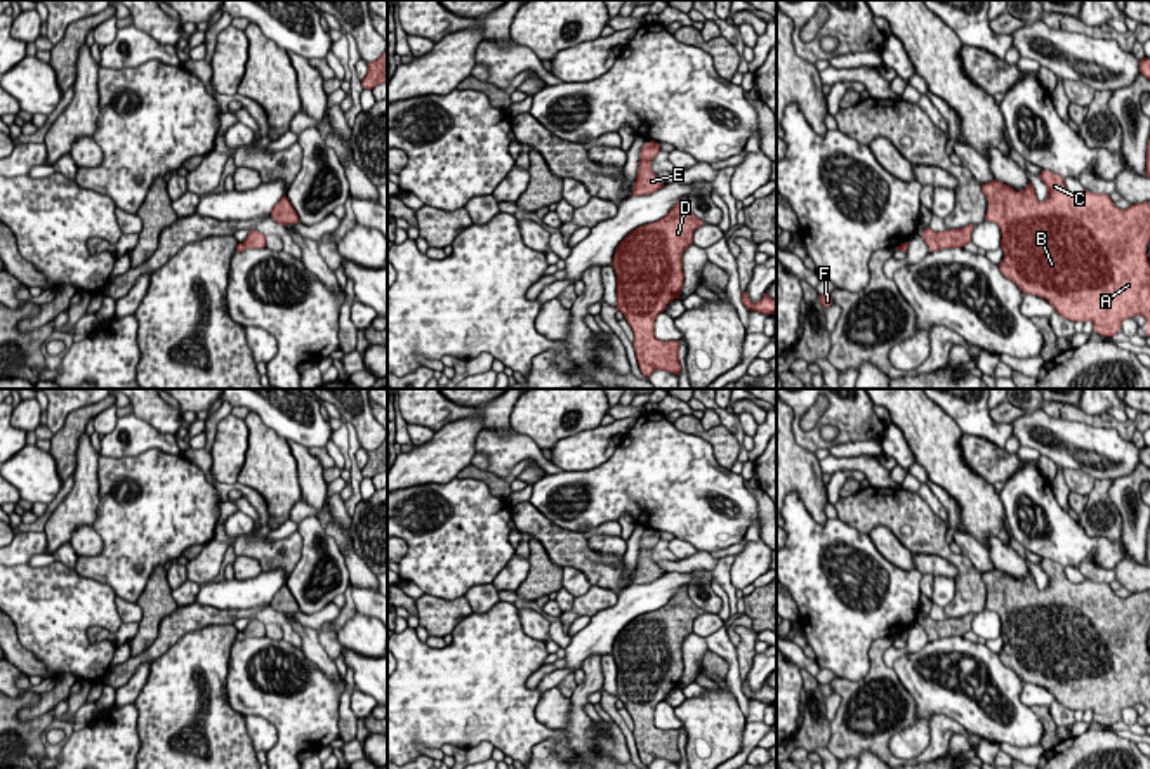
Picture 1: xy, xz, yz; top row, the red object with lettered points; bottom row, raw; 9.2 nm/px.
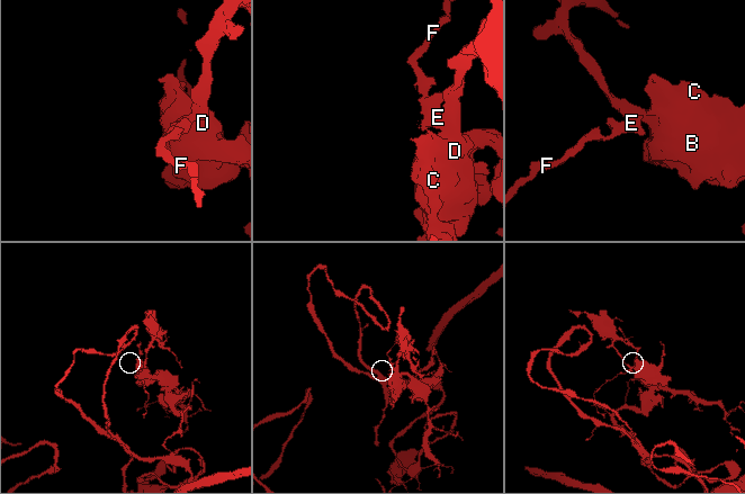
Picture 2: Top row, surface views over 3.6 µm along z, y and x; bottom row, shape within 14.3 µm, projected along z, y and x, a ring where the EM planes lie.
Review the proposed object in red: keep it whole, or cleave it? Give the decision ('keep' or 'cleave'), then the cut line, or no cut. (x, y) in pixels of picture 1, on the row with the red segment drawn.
keep; cut none

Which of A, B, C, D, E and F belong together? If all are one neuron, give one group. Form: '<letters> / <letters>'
A B C D E F

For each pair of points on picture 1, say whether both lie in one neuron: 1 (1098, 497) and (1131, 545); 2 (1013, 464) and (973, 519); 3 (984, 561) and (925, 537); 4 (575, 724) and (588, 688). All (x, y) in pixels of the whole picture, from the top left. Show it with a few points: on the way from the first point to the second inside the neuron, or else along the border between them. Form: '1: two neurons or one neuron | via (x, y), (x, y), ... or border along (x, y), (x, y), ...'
1: two neurons | border along (1110, 490), (1109, 497), (1121, 518), (1121, 538)
2: two neurons | border along (961, 457), (970, 469), (992, 485)
3: two neurons | border along (963, 552), (980, 573)
4: one neuron | via (577, 716), (581, 696)

